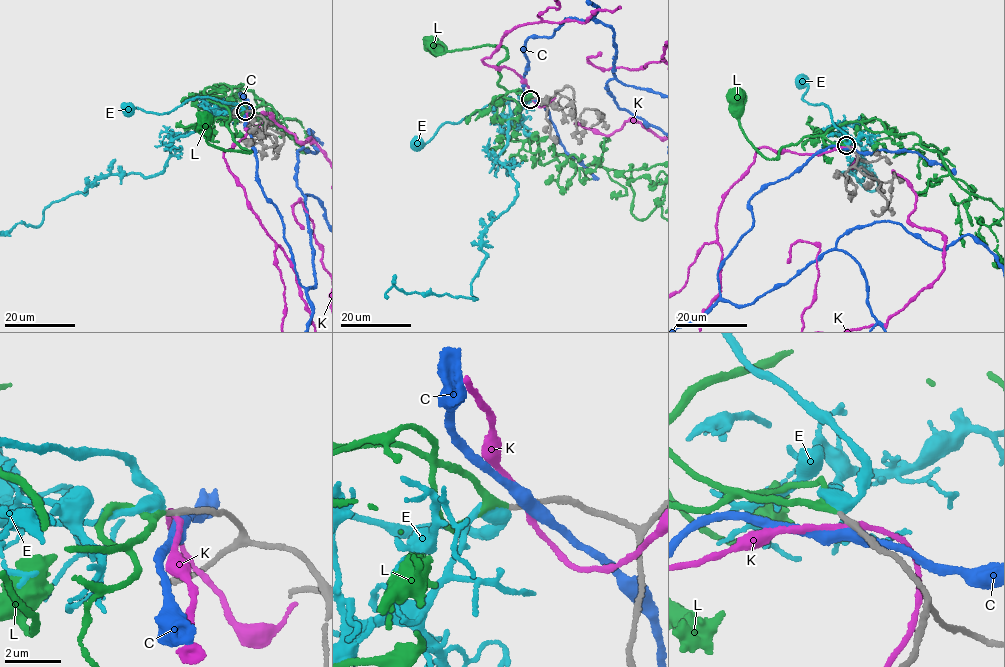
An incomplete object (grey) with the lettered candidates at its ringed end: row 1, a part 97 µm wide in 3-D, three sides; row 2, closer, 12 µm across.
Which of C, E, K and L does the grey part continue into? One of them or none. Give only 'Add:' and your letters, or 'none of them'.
Add: L

